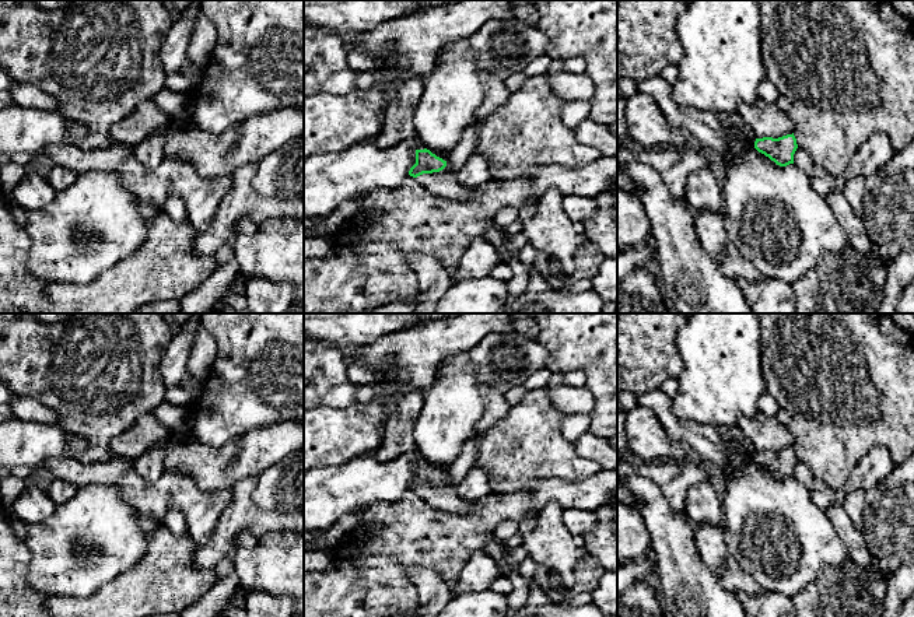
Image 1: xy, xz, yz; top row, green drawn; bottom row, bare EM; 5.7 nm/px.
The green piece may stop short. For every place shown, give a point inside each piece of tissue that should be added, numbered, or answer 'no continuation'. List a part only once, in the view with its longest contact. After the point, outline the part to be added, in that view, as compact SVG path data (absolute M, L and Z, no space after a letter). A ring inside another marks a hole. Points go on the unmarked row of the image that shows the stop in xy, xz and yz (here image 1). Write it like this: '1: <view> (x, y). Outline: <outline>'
1: xz (444, 495). Outline: M447 480L440 485L423 487L416 494L427 501L431 506L454 513L466 513L474 509L476 502L460 498L456 487Z

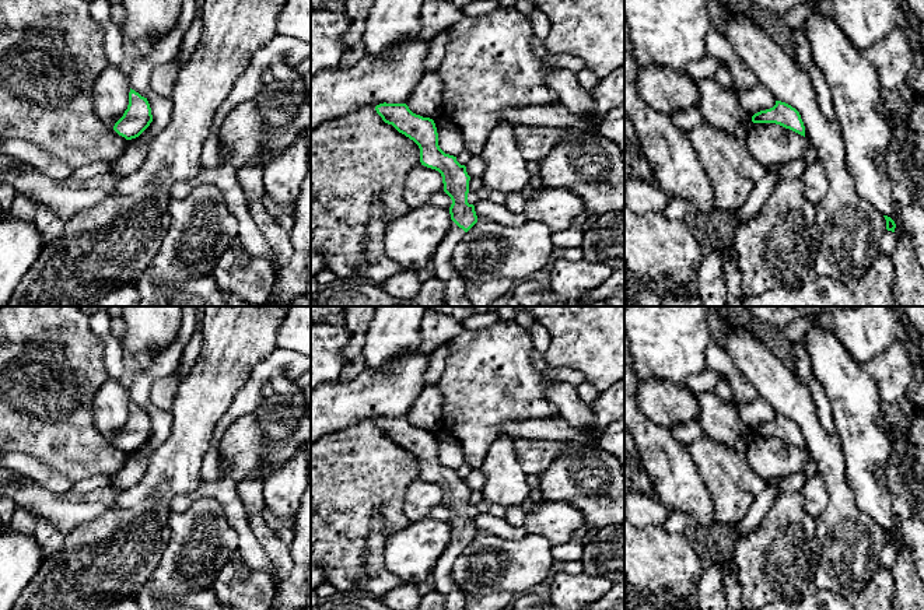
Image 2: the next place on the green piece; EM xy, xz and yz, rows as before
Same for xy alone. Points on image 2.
no continuation

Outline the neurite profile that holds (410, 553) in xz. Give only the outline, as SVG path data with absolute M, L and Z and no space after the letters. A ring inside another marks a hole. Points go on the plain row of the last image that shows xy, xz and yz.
M426 518L391 533L385 541L385 567L406 585L426 581L451 540L448 522Z

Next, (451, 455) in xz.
M440 430L433 432L438 446L438 459L440 462L449 469L459 469L465 463L463 449L456 439L448 431Z

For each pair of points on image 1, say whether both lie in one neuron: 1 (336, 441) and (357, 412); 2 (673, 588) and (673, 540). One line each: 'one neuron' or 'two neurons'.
1: one neuron
2: one neuron

